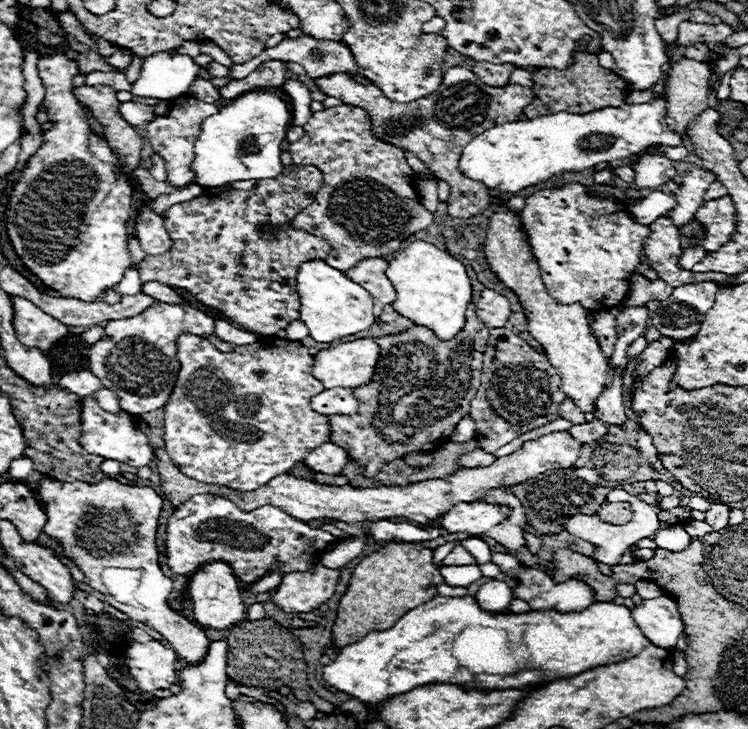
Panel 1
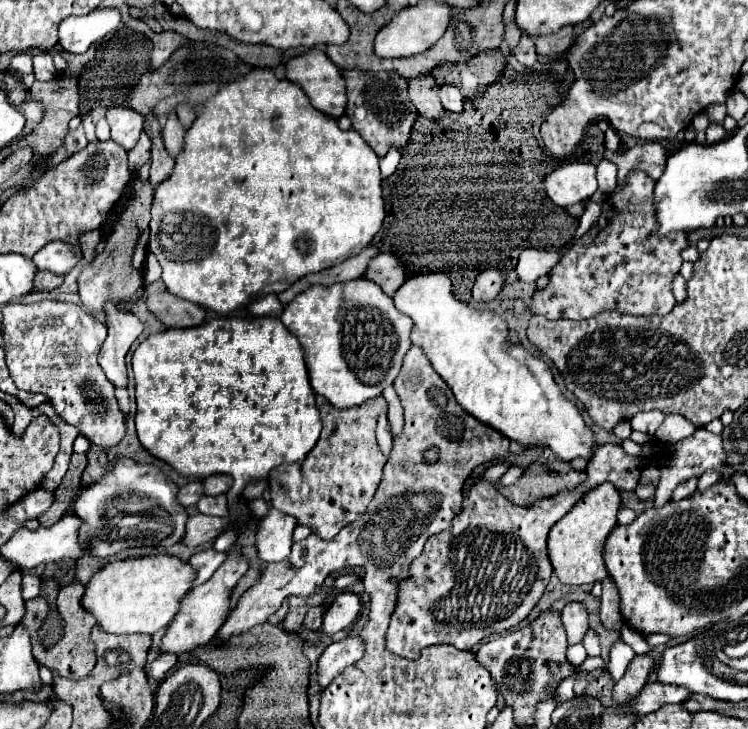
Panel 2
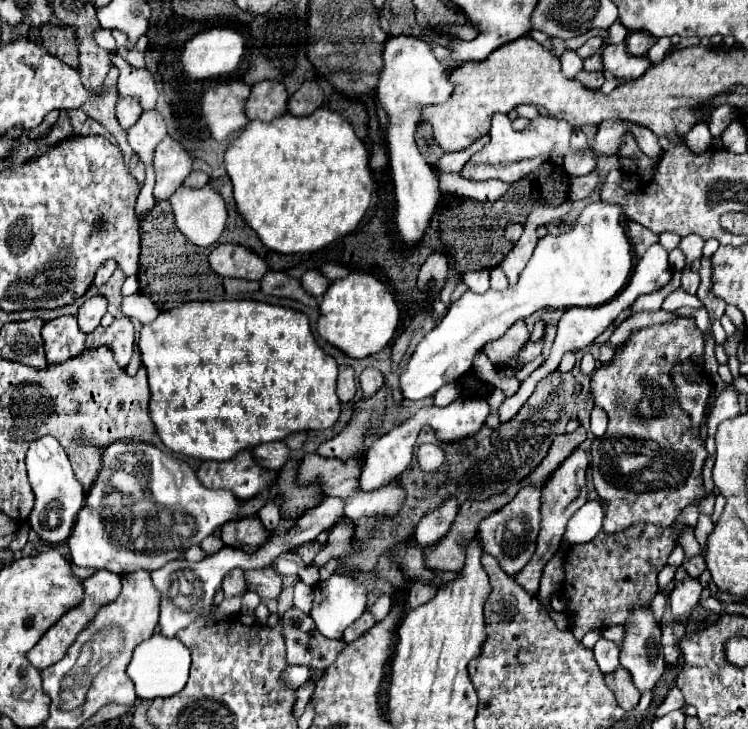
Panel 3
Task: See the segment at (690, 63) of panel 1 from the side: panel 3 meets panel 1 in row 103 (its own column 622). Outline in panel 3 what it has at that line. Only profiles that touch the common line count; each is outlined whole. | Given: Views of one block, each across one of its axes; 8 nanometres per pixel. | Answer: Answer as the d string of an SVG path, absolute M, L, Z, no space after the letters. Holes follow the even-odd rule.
M616 668L614 672L606 674L606 686L614 692L616 702L624 708L624 710L632 710L638 700L640 700L640 692L638 688L634 688L630 674L626 672L626 668Z

